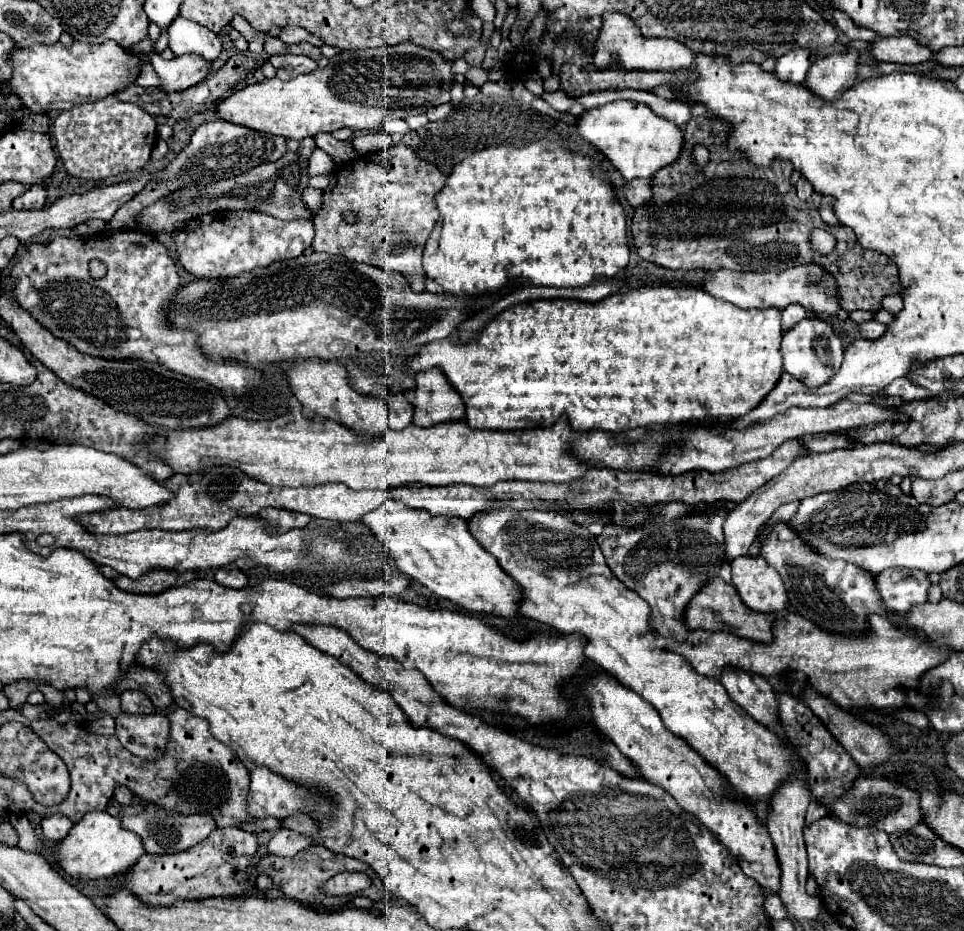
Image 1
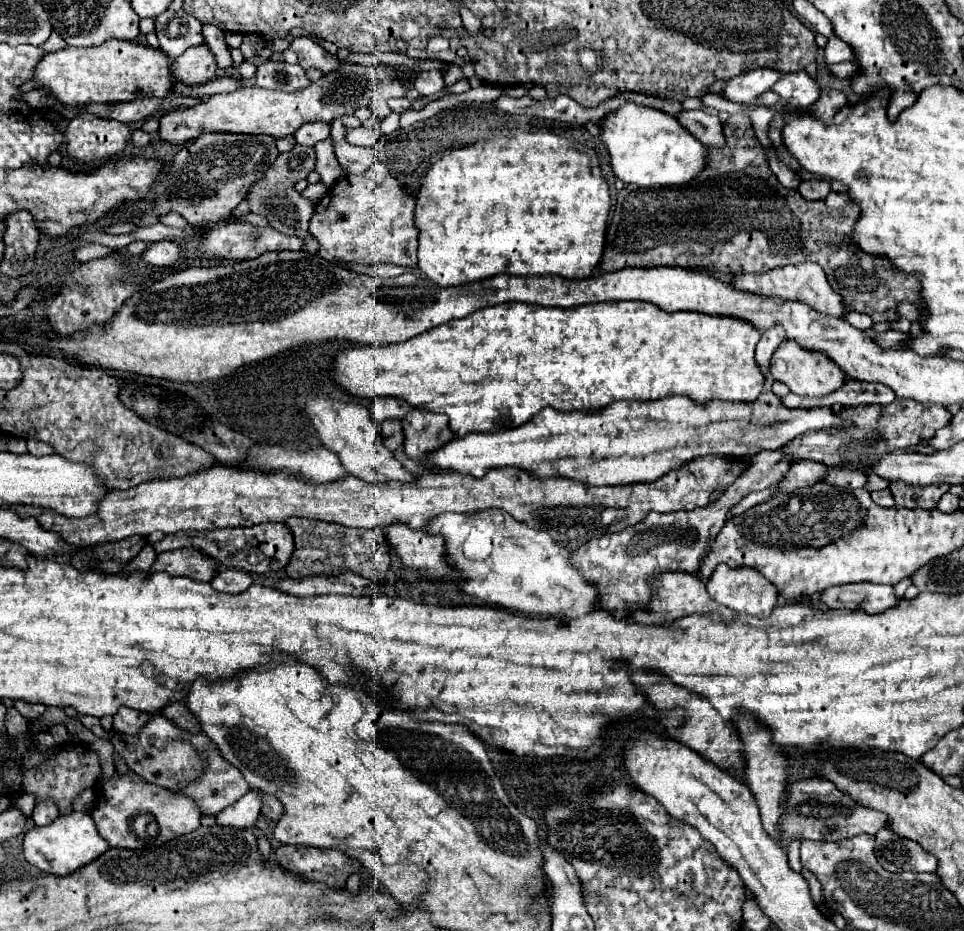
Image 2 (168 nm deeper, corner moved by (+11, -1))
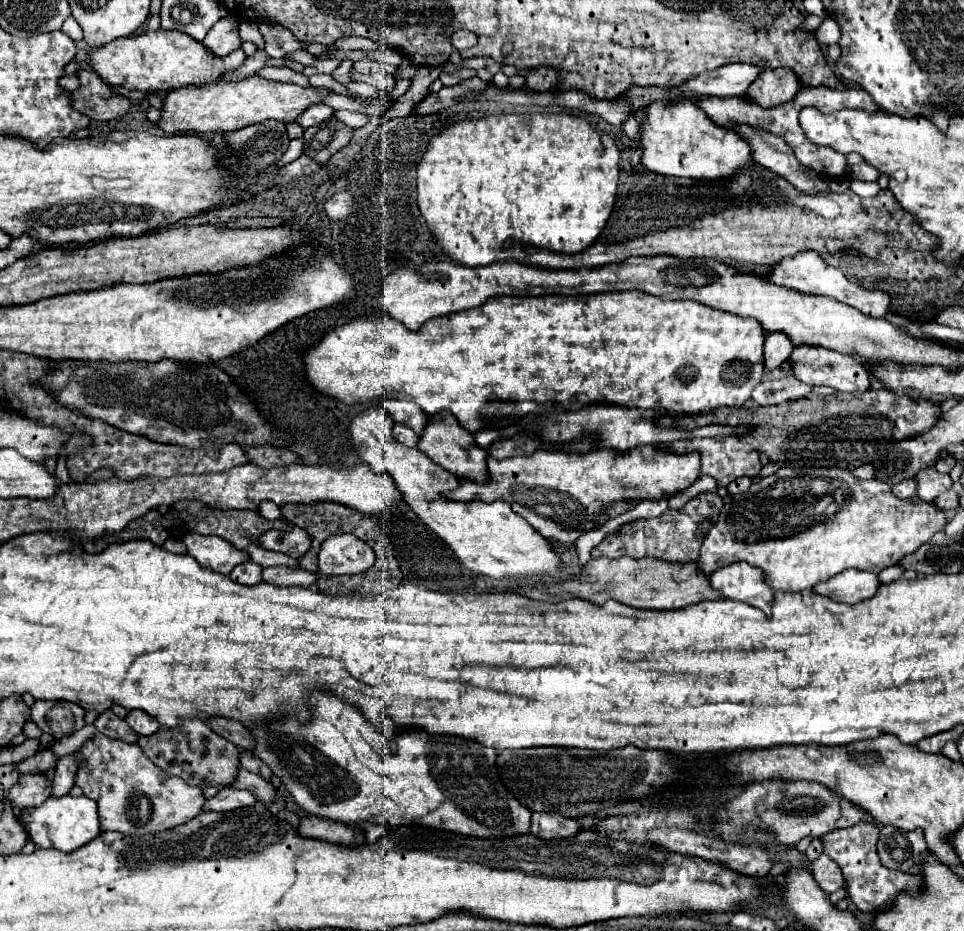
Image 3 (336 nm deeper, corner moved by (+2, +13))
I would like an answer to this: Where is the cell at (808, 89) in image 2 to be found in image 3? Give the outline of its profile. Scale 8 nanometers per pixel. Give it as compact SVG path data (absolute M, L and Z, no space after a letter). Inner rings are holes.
M765 69L749 87L749 97L763 107L775 107L791 101L803 85L791 69Z

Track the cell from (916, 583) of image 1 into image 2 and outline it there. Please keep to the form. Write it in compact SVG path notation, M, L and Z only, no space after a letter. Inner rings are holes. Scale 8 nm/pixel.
M852 583L844 587L828 587L820 593L820 601L830 609L862 609L866 613L882 613L898 601L890 585Z

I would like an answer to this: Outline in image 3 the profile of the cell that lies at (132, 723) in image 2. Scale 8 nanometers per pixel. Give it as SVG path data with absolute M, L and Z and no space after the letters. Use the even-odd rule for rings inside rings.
M131 709L131 711L127 713L125 721L127 721L127 725L129 725L135 733L139 733L139 735L153 735L153 733L161 727L155 717L151 717L149 713L145 713L145 711L141 711L141 709Z

